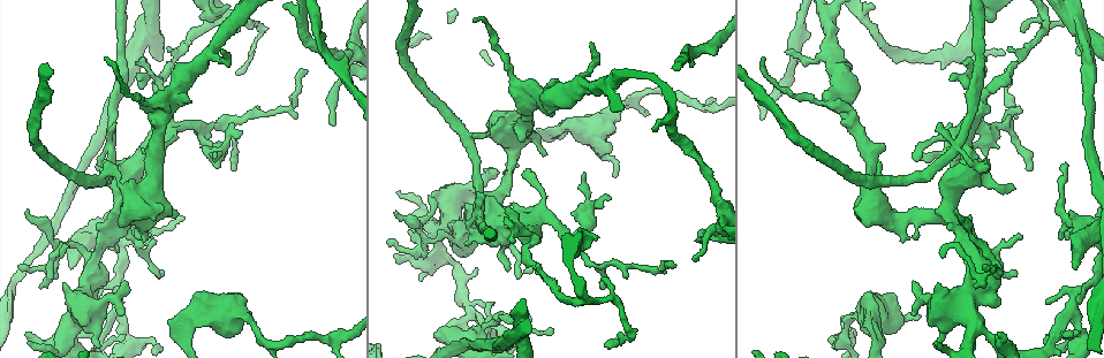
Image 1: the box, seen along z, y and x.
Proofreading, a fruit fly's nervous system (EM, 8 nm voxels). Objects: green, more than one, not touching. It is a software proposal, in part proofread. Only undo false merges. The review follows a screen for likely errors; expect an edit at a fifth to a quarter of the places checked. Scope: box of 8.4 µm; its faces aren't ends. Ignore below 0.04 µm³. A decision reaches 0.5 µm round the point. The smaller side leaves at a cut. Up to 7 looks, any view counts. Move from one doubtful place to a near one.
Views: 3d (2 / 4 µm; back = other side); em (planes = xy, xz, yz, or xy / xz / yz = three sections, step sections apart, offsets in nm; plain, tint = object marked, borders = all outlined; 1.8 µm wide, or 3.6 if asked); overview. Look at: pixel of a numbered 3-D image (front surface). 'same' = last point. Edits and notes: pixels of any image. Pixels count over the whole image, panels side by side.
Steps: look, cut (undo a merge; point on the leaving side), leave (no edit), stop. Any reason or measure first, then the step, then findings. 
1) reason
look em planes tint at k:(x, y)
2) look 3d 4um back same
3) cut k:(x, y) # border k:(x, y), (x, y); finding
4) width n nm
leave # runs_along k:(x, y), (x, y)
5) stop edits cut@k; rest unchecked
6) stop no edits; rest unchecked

abrupt turn
look em yz step 8 tint at 1:(131, 341)

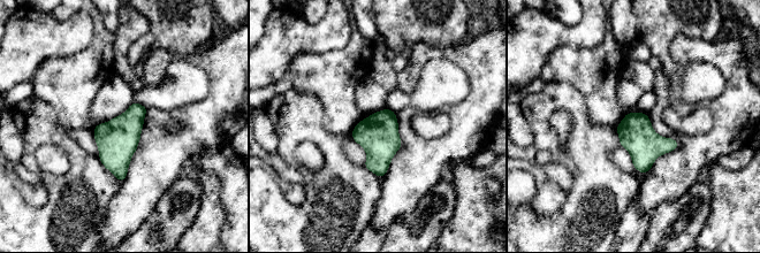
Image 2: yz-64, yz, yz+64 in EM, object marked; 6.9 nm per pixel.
cut it another way
look em planes tint same

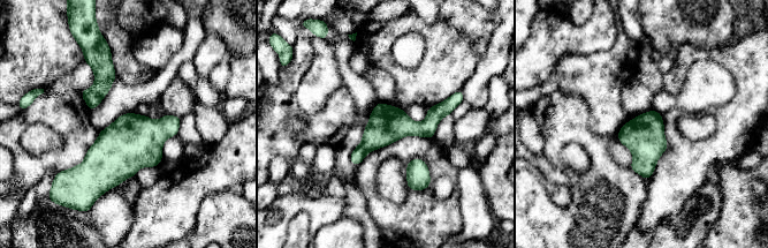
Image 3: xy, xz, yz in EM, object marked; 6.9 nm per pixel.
leave # runs_along 3:(450, 102), (424, 127), (385, 127), (352, 158); one neuron here

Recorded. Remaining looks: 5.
abrupt turn
look 3d 2um back at 1:(481, 336)

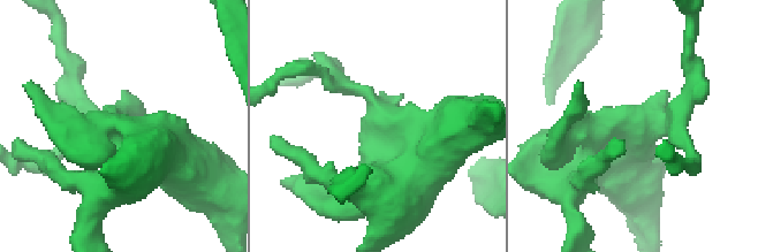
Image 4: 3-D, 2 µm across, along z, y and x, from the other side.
shape alone is not enough
look em 3.6um planes tint at 4:(637, 120)

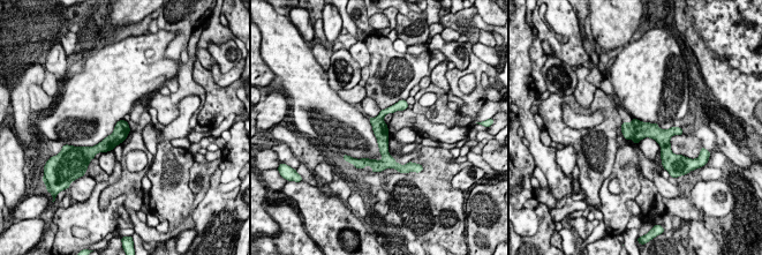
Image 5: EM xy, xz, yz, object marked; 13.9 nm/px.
width 220 nm
leave # runs_along 5:(401, 104), (380, 117), (386, 160); all the same neuron

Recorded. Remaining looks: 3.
calibre changes
look em yz step 16 tint at 1:(952, 217)

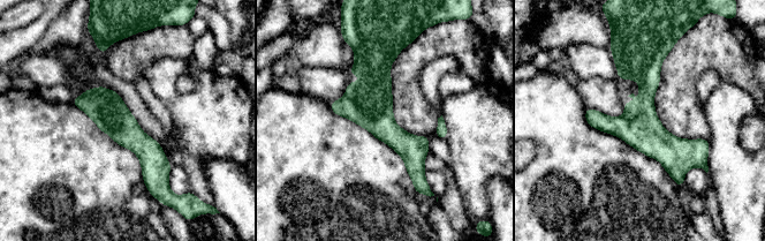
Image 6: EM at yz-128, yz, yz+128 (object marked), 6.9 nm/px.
another direction
look em planes tint same

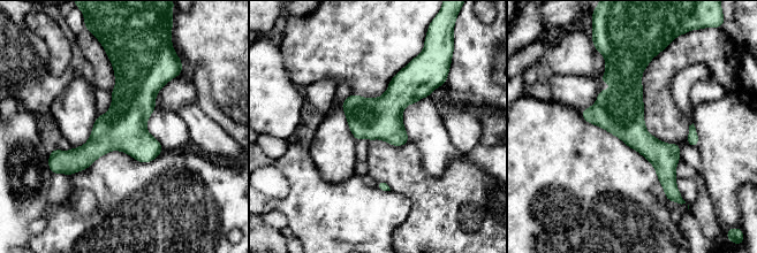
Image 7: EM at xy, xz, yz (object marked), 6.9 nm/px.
leave # runs_along 7:(630, 60), (630, 128), (667, 190); one neuron here

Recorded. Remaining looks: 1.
stop no edits; rest unchecked

